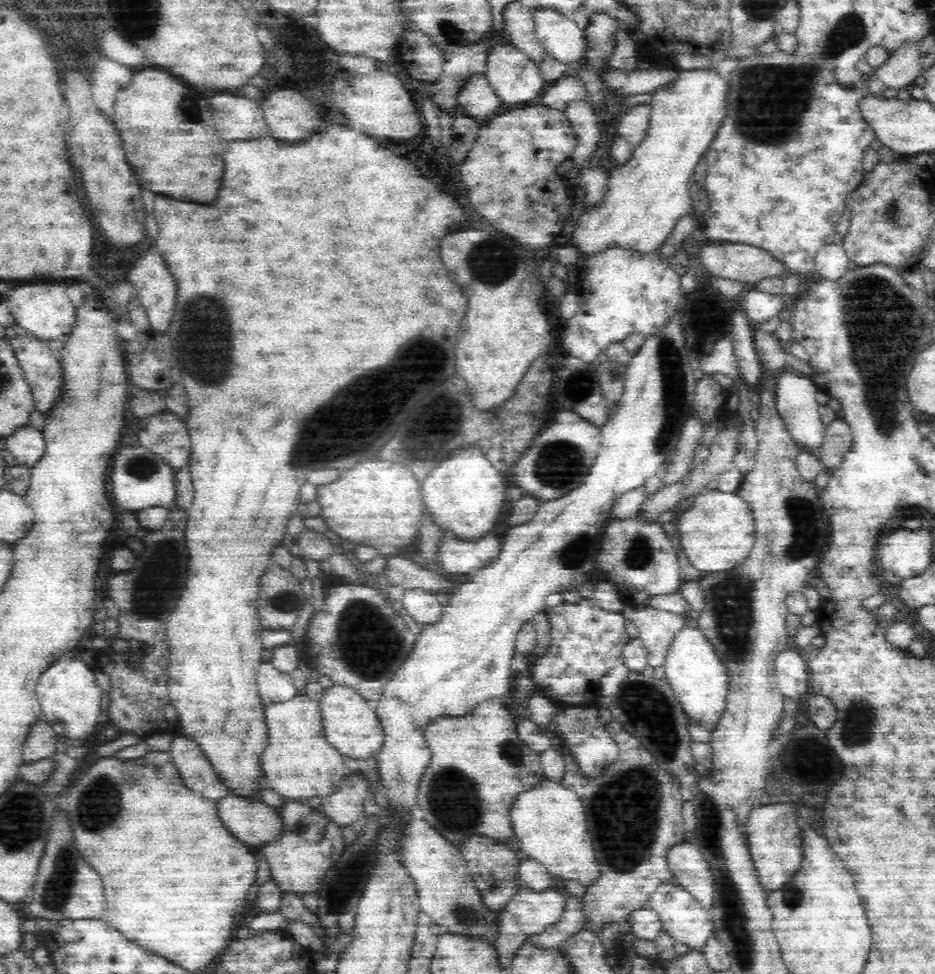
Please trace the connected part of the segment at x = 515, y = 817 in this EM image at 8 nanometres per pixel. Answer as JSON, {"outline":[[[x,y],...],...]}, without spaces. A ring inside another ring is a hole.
{"outline":[[[546,778],[530,786],[528,790],[520,790],[518,794],[514,794],[514,800],[510,802],[510,808],[508,808],[510,828],[512,834],[518,838],[522,856],[542,861],[550,873],[562,879],[579,881],[588,886],[599,875],[599,869],[584,814],[585,807],[573,790],[566,788],[562,782],[554,782]]]}

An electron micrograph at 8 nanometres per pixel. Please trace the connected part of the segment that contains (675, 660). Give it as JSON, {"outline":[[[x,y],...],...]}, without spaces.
{"outline":[[[686,623],[670,638],[662,668],[667,686],[678,696],[687,714],[699,718],[708,729],[714,726],[718,714],[722,712],[724,692],[727,688],[726,673],[722,673],[725,668],[718,662],[712,645],[692,623]]]}

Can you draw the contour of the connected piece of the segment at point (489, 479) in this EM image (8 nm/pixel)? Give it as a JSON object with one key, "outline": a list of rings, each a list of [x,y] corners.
{"outline":[[[477,442],[460,444],[424,478],[424,498],[434,518],[466,539],[476,539],[495,526],[504,502],[504,488],[502,473],[494,468]]]}

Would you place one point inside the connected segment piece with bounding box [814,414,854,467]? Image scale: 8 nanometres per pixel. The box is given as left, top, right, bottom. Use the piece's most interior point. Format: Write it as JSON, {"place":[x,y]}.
{"place":[839,436]}

